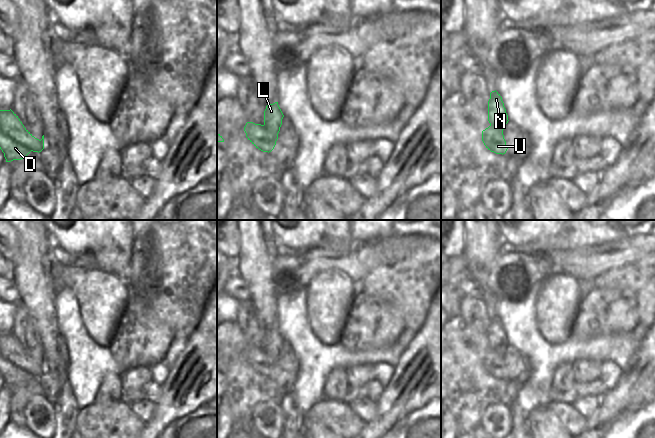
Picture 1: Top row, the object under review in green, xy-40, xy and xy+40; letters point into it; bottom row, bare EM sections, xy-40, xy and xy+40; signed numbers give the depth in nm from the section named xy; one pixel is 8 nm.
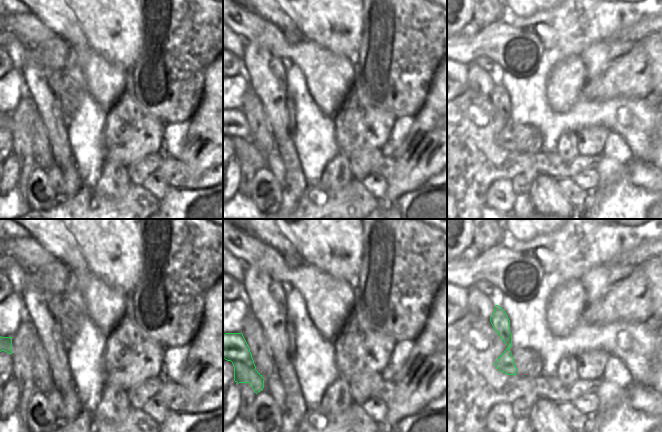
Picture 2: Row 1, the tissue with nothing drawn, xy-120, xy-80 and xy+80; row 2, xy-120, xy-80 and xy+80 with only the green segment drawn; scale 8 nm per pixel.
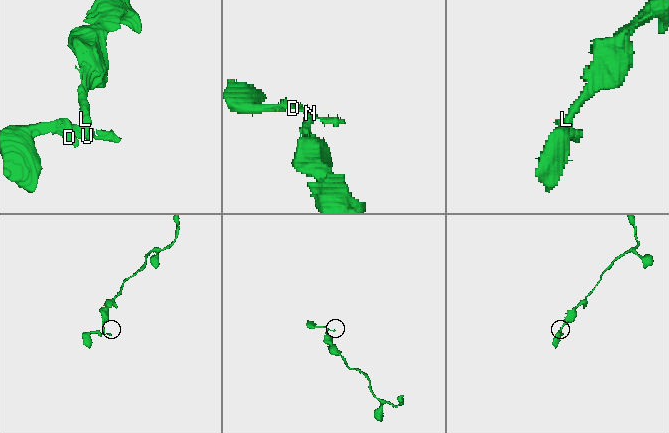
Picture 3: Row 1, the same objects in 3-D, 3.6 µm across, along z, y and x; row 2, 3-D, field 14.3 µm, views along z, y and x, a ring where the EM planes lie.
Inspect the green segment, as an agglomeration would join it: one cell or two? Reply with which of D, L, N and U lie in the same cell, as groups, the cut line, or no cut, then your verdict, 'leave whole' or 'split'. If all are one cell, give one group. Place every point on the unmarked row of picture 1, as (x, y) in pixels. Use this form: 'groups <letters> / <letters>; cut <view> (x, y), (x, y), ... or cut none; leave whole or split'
groups D U / L N; cut xy (263, 349), (271, 357), (277, 358); split

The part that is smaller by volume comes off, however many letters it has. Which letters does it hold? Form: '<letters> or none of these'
D, U

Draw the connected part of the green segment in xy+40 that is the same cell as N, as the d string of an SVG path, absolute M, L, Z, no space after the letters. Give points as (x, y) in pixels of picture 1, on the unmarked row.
M496 314L490 317L490 323L488 325L488 345L490 350L497 354L504 354L504 351L509 345L502 321Z

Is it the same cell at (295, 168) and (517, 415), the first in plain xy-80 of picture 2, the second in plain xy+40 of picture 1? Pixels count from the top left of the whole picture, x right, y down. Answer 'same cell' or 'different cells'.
same cell

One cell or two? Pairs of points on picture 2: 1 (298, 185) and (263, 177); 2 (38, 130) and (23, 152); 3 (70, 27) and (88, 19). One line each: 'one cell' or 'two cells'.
1: two cells
2: two cells
3: two cells

